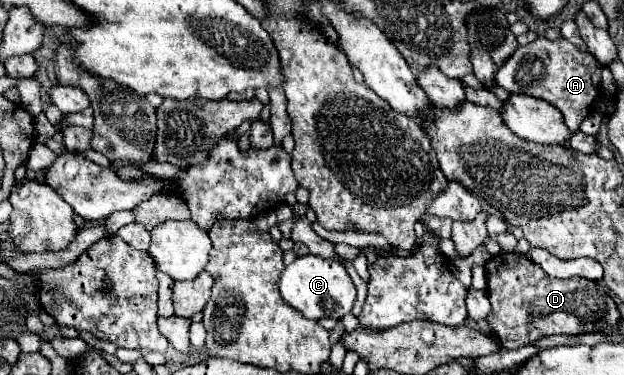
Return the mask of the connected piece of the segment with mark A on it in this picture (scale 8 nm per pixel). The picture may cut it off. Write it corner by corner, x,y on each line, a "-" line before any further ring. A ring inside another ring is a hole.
536,37
532,43
518,47
504,61
504,65
494,73
494,81
510,93
518,91
548,101
550,105
560,109
568,129
578,131
578,125
582,123
586,111
590,111
592,101
598,95
600,69
602,65
598,63
598,59
594,59
594,55
590,55
588,51
578,51
572,43
566,43
566,39
550,41
546,37

